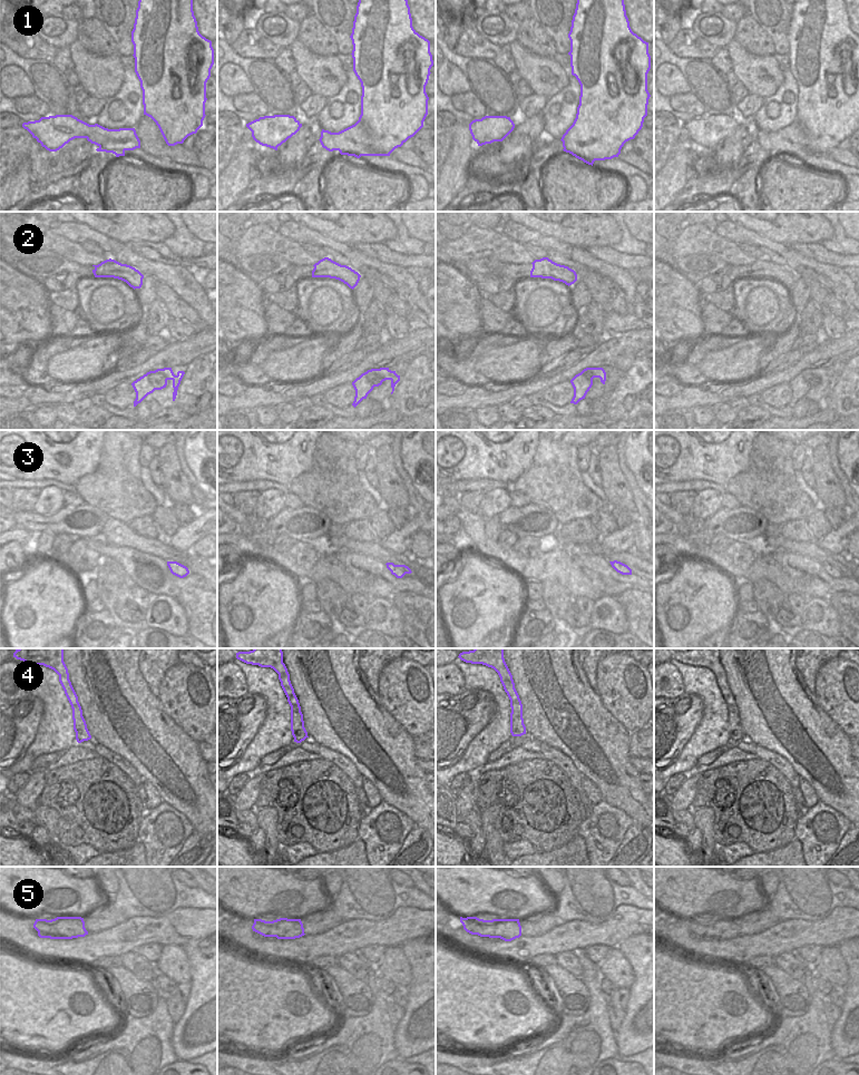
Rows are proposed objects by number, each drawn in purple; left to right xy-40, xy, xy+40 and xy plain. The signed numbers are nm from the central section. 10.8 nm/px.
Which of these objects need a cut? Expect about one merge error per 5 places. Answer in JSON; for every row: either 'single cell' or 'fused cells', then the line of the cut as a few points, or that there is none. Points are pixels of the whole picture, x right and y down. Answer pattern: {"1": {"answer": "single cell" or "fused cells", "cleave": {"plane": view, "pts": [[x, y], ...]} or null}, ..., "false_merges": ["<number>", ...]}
{"1": {"answer": "single cell", "cleave": null}, "2": {"answer": "fused cells", "cleave": {"plane": "xy+40", "pts": [[588, 368], [584, 374], [581, 373]]}}, "3": {"answer": "single cell", "cleave": null}, "4": {"answer": "single cell", "cleave": null}, "5": {"answer": "single cell", "cleave": null}, "false_merges": ["2"]}

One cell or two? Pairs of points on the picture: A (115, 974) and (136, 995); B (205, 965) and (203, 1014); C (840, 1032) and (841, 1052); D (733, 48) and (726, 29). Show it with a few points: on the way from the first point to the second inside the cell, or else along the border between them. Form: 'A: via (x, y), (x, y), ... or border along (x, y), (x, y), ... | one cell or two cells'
A: via (120, 979), (130, 989) | one cell
B: via (205, 977), (205, 1002) | one cell
C: via (841, 1036), (841, 1047) | one cell
D: border along (732, 39), (724, 47) | two cells

